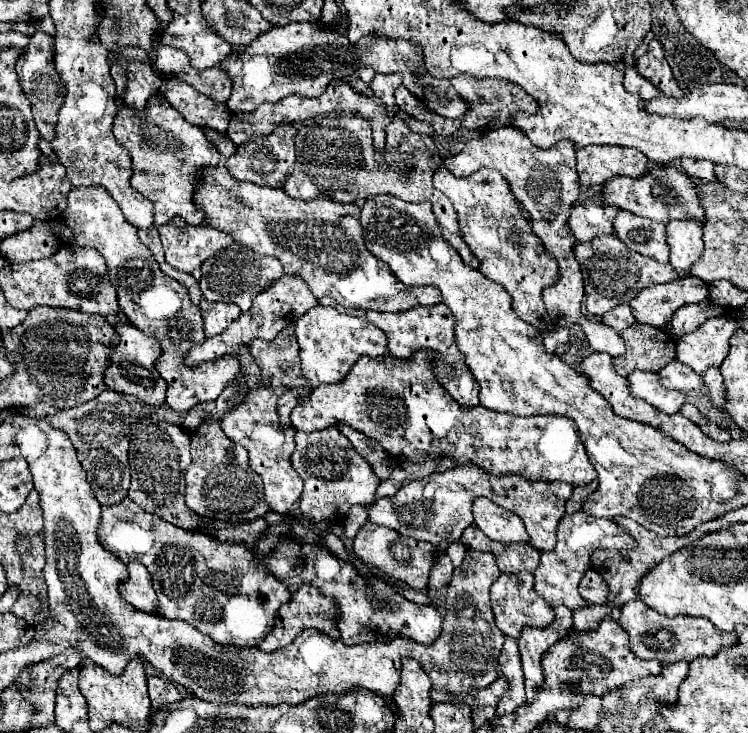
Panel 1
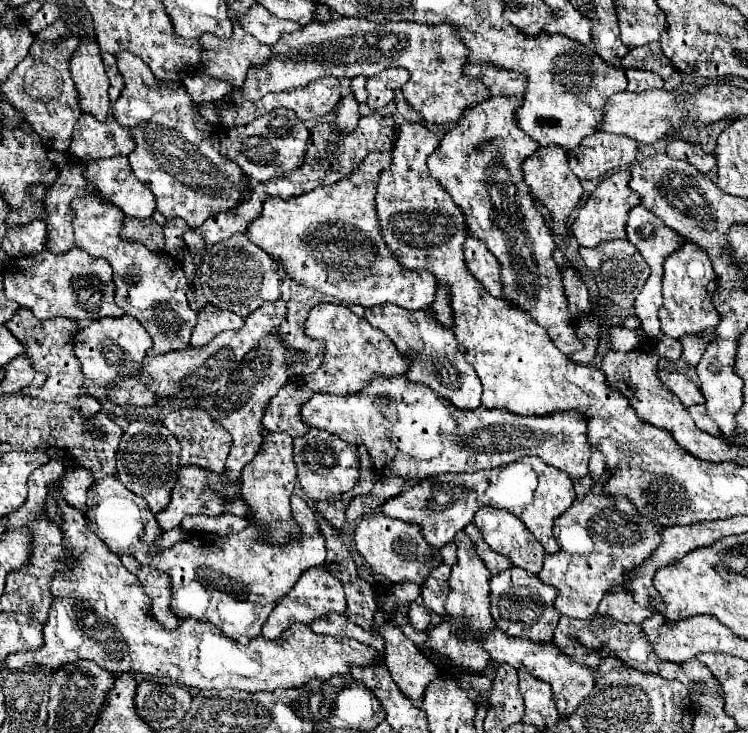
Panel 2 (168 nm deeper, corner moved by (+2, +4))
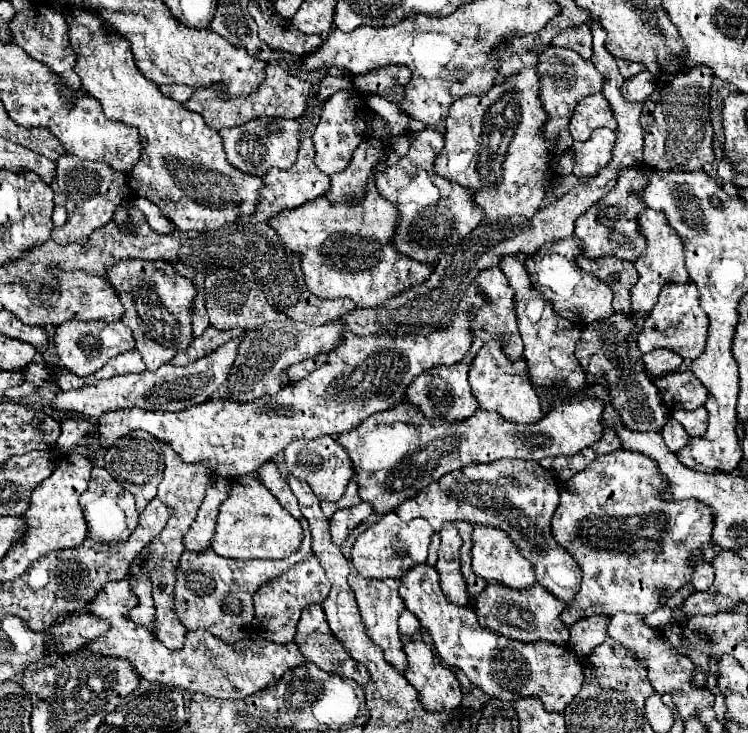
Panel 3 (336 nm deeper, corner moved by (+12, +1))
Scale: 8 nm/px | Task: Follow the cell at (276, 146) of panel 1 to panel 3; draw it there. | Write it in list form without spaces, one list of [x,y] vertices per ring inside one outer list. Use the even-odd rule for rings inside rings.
[[[260,117],[248,121],[234,129],[222,129],[220,137],[224,139],[224,151],[228,161],[250,173],[250,175],[266,175],[268,169],[290,169],[296,161],[298,145],[300,145],[300,123],[296,119],[274,119],[274,117]]]

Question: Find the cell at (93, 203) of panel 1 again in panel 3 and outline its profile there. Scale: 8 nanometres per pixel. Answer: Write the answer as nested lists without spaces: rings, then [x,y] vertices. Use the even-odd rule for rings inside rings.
[[[124,259],[112,265],[106,273],[108,281],[118,293],[126,313],[122,321],[132,329],[136,349],[142,353],[146,369],[158,369],[176,353],[186,351],[192,343],[192,303],[196,285],[180,275],[168,261],[140,261]]]

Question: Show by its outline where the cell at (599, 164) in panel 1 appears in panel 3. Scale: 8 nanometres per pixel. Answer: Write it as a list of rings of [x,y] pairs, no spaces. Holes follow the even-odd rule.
[[[596,129],[588,141],[576,141],[572,145],[574,155],[574,175],[578,179],[588,179],[608,165],[612,157],[616,135],[612,129]]]

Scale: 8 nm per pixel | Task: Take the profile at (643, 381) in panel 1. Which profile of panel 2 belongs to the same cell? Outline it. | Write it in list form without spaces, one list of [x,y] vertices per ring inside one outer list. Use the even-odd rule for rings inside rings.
[[[658,370],[658,376],[662,380],[662,384],[688,408],[692,404],[704,404],[704,396],[698,390],[698,386],[692,382],[692,378],[684,376],[684,374],[676,374],[676,372],[666,372]]]

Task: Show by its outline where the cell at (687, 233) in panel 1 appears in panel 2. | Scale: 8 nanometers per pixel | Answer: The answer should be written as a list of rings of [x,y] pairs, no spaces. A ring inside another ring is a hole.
[[[684,240],[682,248],[672,252],[664,262],[664,306],[658,312],[662,334],[680,338],[684,334],[698,334],[706,328],[716,328],[718,312],[712,304],[716,286],[716,274],[706,252],[702,252],[698,244]]]

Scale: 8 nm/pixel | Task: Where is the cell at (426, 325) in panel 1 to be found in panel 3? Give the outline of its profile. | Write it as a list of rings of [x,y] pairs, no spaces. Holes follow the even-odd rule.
[[[462,361],[462,363],[450,365],[450,367],[444,365],[444,367],[424,371],[408,387],[406,401],[412,403],[414,407],[418,407],[424,413],[424,417],[428,417],[428,419],[442,419],[448,423],[458,423],[458,421],[472,417],[480,405],[476,403],[476,397],[470,391],[468,369],[470,369],[470,363]]]

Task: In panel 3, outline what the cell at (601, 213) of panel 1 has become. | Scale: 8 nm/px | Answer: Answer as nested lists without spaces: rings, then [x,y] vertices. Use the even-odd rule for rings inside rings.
[[[624,169],[624,171],[620,171],[616,187],[604,199],[600,199],[596,205],[592,205],[580,219],[576,219],[574,235],[584,241],[586,257],[596,259],[596,257],[614,255],[616,259],[622,259],[622,261],[628,261],[634,265],[636,259],[640,259],[640,255],[644,255],[646,239],[640,233],[640,227],[636,223],[640,211],[646,209],[644,199],[638,195],[644,189],[644,185],[648,185],[648,177],[640,169]]]

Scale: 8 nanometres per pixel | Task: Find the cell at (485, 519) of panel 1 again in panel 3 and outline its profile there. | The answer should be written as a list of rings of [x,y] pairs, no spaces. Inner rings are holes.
[[[474,525],[474,535],[472,535],[474,547],[472,547],[472,571],[486,579],[488,583],[500,583],[504,587],[512,589],[528,589],[536,585],[534,569],[532,565],[520,555],[512,539],[498,527],[486,527],[486,525]]]

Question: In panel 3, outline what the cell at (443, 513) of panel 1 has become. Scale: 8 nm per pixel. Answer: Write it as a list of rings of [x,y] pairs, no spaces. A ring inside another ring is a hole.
[[[504,459],[490,465],[468,465],[440,477],[430,487],[420,491],[414,499],[402,503],[396,509],[396,515],[402,521],[422,517],[434,527],[434,531],[440,531],[446,523],[456,521],[468,521],[472,525],[482,523],[506,531],[514,539],[520,553],[524,553],[524,559],[532,563],[536,581],[546,591],[552,591],[554,597],[570,605],[576,591],[580,589],[582,577],[576,561],[564,553],[564,549],[554,541],[550,533],[550,519],[558,507],[558,499],[560,491],[550,471],[542,469],[536,461]]]

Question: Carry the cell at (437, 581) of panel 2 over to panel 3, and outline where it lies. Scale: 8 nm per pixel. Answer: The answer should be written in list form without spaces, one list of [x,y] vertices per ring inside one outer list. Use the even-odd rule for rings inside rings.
[[[426,563],[424,565],[416,565],[398,583],[400,583],[400,587],[398,587],[400,589],[400,597],[404,599],[406,609],[412,611],[418,617],[418,621],[422,623],[422,627],[428,629],[428,633],[434,639],[436,653],[440,655],[444,665],[460,669],[486,695],[490,695],[494,699],[500,699],[500,701],[508,701],[508,703],[512,703],[516,699],[516,693],[520,697],[532,697],[534,695],[534,697],[540,697],[540,701],[544,703],[544,707],[548,711],[562,713],[566,709],[566,705],[570,703],[570,699],[574,699],[576,691],[582,689],[582,683],[584,683],[582,665],[578,663],[576,655],[568,647],[556,647],[556,645],[544,643],[544,641],[520,643],[520,641],[508,639],[504,635],[496,635],[494,631],[488,631],[488,629],[480,627],[474,609],[452,605],[452,601],[446,599],[446,595],[440,589],[438,573],[436,573],[434,567],[430,567]]]

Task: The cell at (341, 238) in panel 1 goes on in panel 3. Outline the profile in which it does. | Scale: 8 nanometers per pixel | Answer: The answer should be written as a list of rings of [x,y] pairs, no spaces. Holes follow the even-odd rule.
[[[378,167],[370,175],[362,205],[332,205],[328,199],[320,197],[270,219],[270,227],[276,229],[282,243],[302,257],[306,285],[320,299],[350,297],[358,307],[378,307],[386,299],[400,295],[400,291],[412,283],[426,281],[434,269],[434,263],[402,259],[396,251],[392,237],[396,233],[400,213],[376,191],[376,171]]]

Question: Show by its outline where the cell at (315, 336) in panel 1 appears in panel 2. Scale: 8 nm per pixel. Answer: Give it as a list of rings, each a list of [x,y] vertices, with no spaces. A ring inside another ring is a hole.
[[[318,304],[310,310],[308,320],[304,324],[306,336],[322,342],[324,346],[324,362],[322,366],[312,372],[300,376],[296,384],[292,380],[278,390],[278,394],[270,400],[266,414],[262,418],[262,426],[272,432],[288,432],[292,438],[306,434],[310,426],[304,424],[300,418],[302,404],[316,392],[330,392],[330,394],[352,394],[358,390],[364,390],[366,384],[376,376],[400,376],[406,374],[410,360],[402,356],[392,340],[378,328],[370,326],[370,322],[362,316],[356,316],[350,308],[342,304]]]

